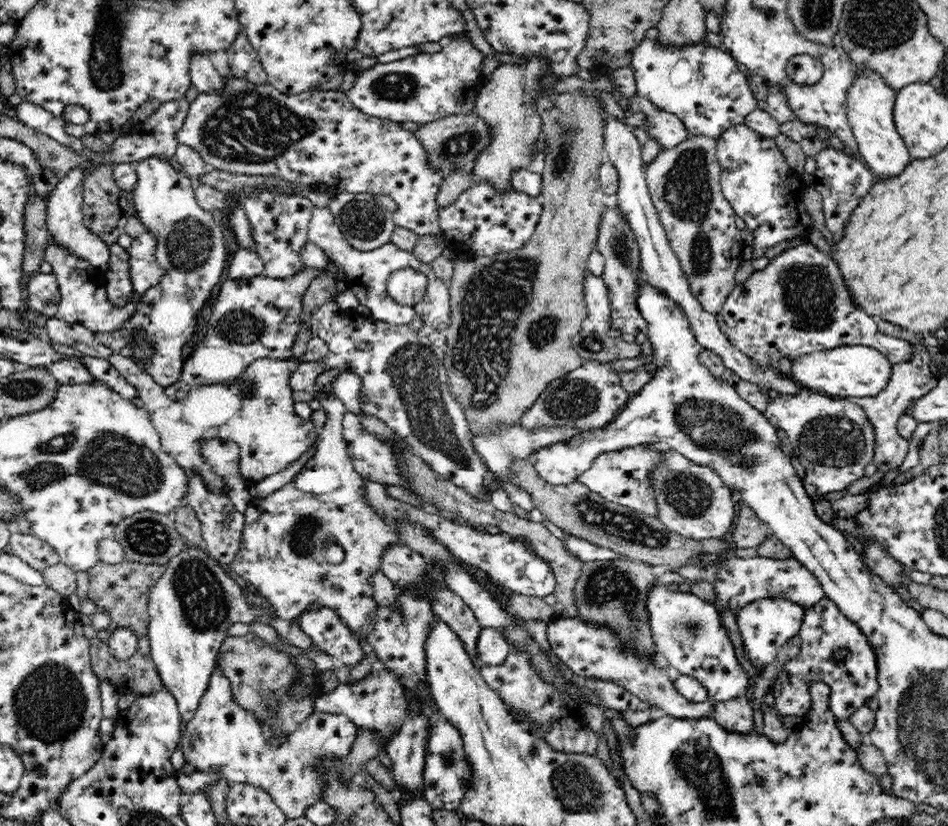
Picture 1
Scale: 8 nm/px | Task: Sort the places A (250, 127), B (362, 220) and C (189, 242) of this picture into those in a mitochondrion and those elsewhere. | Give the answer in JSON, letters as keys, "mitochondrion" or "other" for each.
{"A":"mitochondrion","B":"mitochondrion","C":"mitochondrion"}

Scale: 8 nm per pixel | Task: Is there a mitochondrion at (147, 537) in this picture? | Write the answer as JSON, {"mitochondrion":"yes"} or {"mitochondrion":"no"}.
{"mitochondrion":"yes"}

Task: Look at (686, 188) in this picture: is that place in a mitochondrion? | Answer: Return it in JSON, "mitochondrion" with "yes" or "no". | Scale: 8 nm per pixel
{"mitochondrion":"yes"}

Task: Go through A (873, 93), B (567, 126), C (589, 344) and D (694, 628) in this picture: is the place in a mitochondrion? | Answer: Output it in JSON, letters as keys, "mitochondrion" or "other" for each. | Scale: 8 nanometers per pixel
{"A":"other","B":"mitochondrion","C":"mitochondrion","D":"mitochondrion"}

